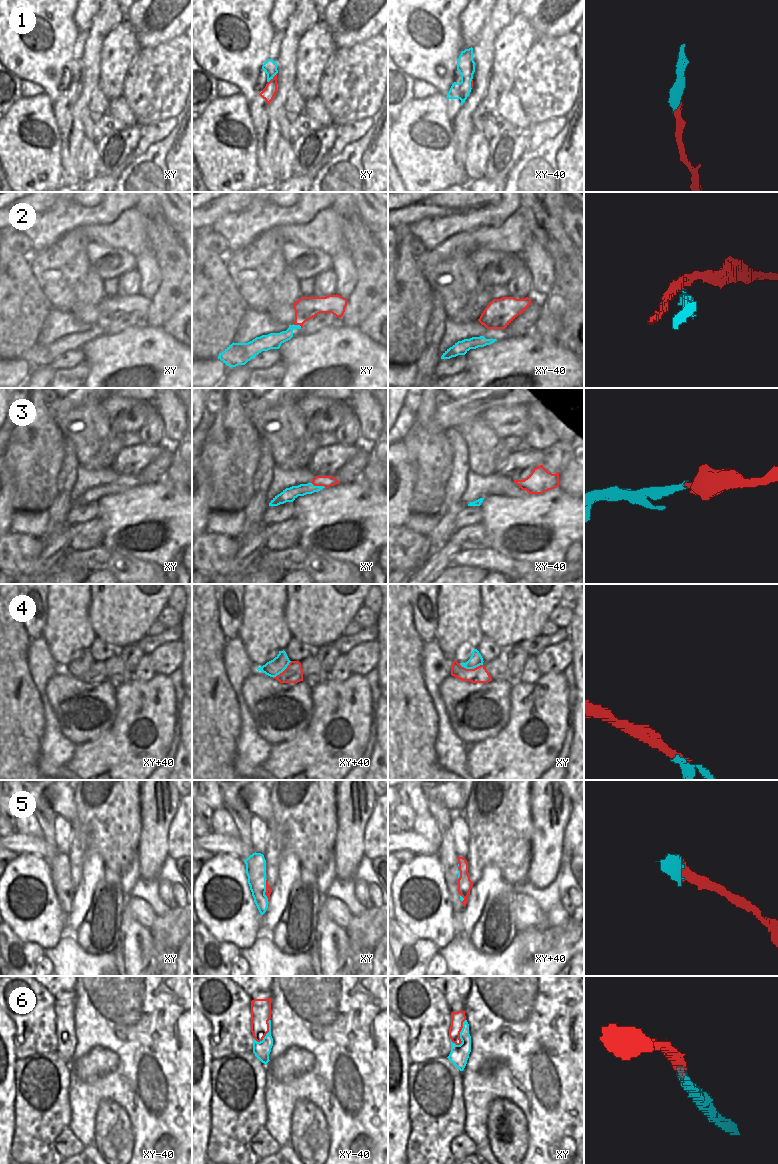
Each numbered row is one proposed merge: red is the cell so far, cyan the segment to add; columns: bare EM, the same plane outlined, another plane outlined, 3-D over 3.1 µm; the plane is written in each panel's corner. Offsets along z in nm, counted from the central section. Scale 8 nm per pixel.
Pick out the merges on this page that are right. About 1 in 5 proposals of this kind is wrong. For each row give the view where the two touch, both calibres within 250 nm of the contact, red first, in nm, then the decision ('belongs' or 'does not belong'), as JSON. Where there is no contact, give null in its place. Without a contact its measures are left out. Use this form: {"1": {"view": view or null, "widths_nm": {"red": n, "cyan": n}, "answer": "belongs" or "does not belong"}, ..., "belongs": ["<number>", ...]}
{"1": {"view": "xy", "widths_nm": {"red": 110, "cyan": 110}, "answer": "belongs"}, "2": {"view": "xy", "widths_nm": {"red": 180, "cyan": 130}, "answer": "does not belong"}, "3": {"view": "xy", "widths_nm": {"red": 90, "cyan": 110}, "answer": "belongs"}, "4": {"view": "xy", "widths_nm": {"red": 130, "cyan": 100}, "answer": "belongs"}, "5": {"view": "xy", "widths_nm": {"red": 50, "cyan": 160}, "answer": "belongs"}, "6": {"view": "xy", "widths_nm": {"red": 110, "cyan": 150}, "answer": "belongs"}, "belongs": ["1", "3", "4", "5", "6"]}

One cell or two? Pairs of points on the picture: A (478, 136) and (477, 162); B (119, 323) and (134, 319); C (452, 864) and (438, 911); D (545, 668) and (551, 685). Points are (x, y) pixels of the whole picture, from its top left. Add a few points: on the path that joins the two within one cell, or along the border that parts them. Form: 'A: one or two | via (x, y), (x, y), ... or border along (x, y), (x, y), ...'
A: one | via (478, 142), (476, 145), (477, 156)
B: one | via (123, 322), (127, 322), (130, 319)
C: two | border along (440, 863), (452, 909)
D: two | border along (562, 672), (548, 672), (541, 675)

